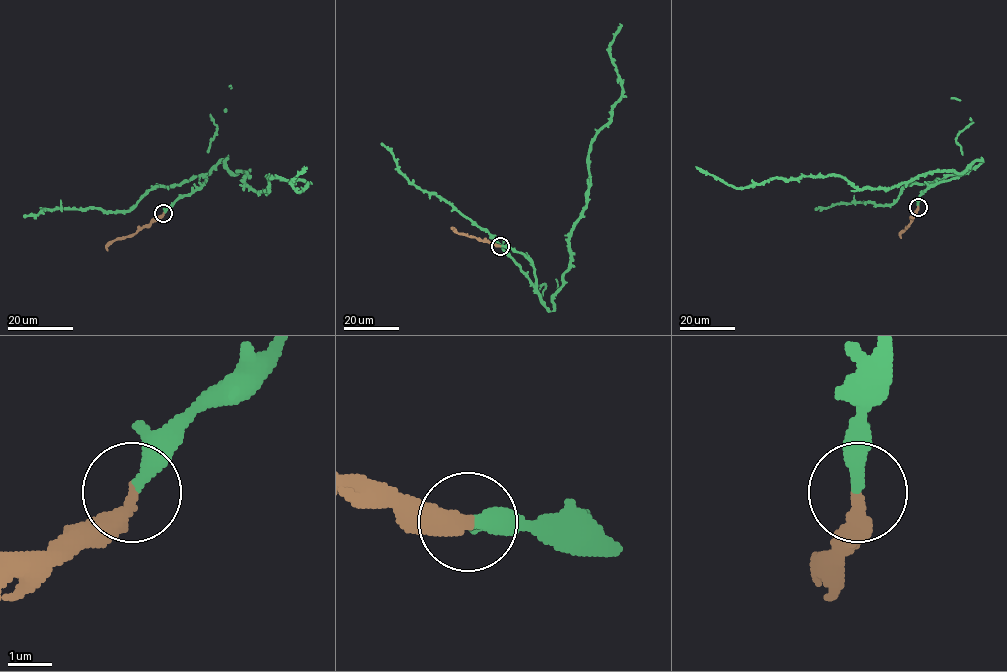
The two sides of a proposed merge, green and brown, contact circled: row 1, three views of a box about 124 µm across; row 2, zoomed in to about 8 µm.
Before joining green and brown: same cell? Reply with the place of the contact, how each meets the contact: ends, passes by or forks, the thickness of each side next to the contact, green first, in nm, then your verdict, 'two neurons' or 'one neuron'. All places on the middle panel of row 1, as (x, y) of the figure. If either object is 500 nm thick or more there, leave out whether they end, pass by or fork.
place (500, 246); green ends; brown ends; calibres 360 and 360 nm; one neuron

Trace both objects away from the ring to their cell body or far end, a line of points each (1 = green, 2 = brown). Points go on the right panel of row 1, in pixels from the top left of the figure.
1: (917, 207), (935, 184), (983, 160), (890, 188), (856, 188), (837, 175), (738, 188), (695, 166)
2: (917, 207), (901, 238)

